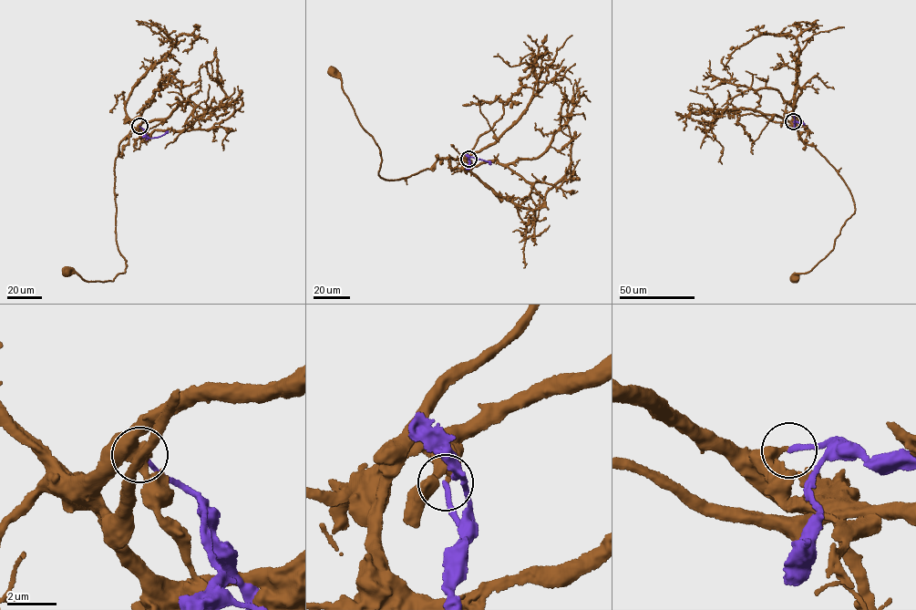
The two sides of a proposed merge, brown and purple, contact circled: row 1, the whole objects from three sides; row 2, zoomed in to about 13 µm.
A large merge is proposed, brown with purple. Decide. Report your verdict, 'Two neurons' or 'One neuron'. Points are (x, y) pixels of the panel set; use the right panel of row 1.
Two neurons

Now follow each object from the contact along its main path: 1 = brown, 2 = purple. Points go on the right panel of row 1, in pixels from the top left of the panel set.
1: (793, 121), (800, 139), (812, 145), (842, 180), (855, 210), (832, 250), (811, 269), (795, 278)
2: (793, 121), (796, 121), (794, 127), (795, 113)

